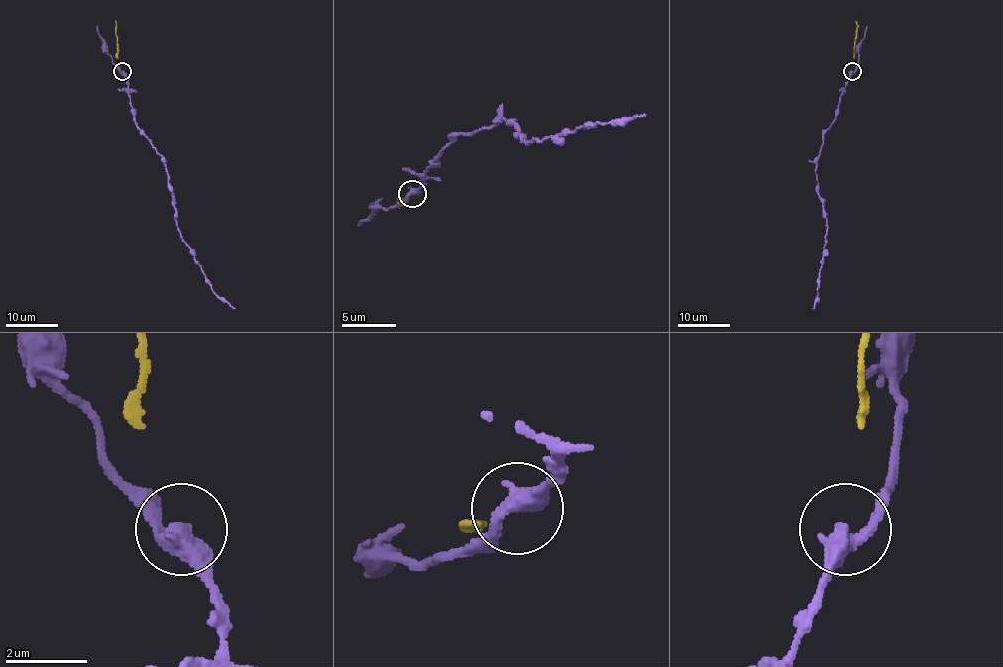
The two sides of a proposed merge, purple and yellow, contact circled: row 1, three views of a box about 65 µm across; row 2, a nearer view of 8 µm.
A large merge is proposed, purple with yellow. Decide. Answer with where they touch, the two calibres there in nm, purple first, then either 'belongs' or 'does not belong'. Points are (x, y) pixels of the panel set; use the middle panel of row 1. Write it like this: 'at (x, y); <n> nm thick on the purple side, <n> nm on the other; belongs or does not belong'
at (412, 194); 400 nm thick on the purple side, 20 nm on the other; does not belong

